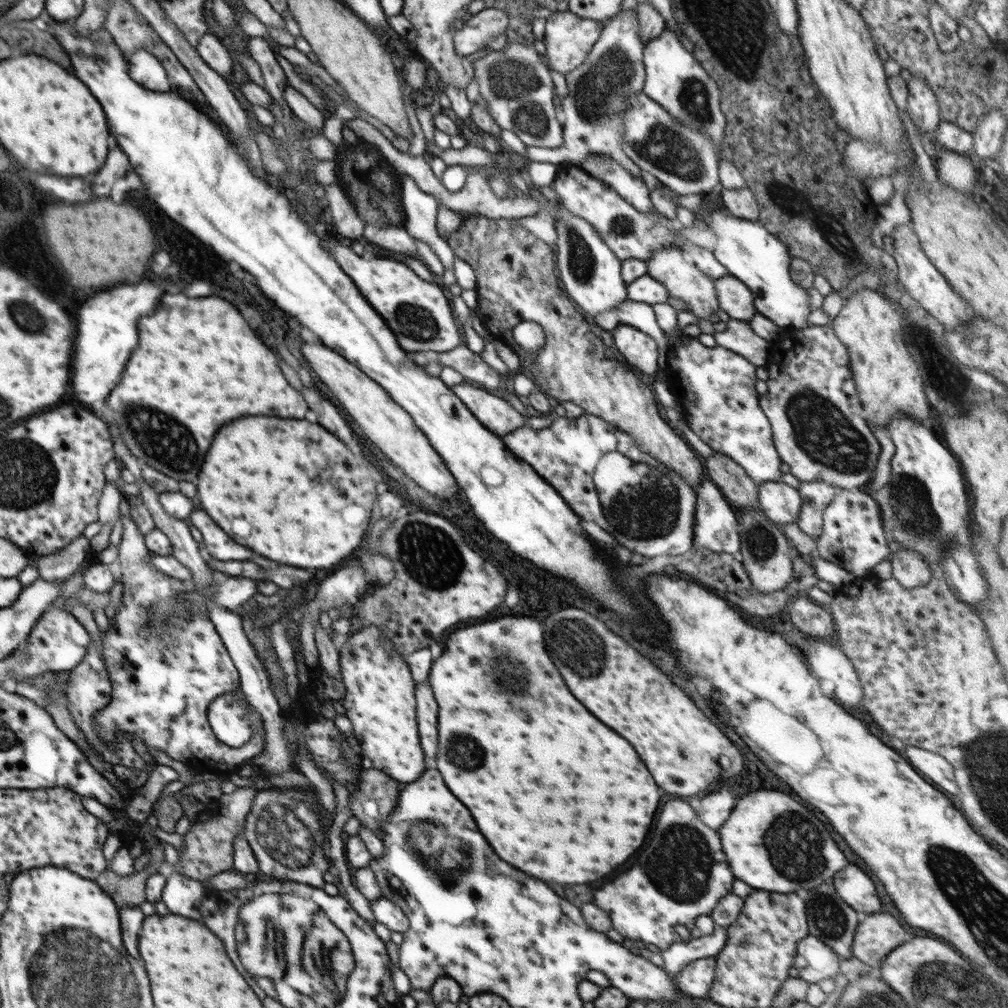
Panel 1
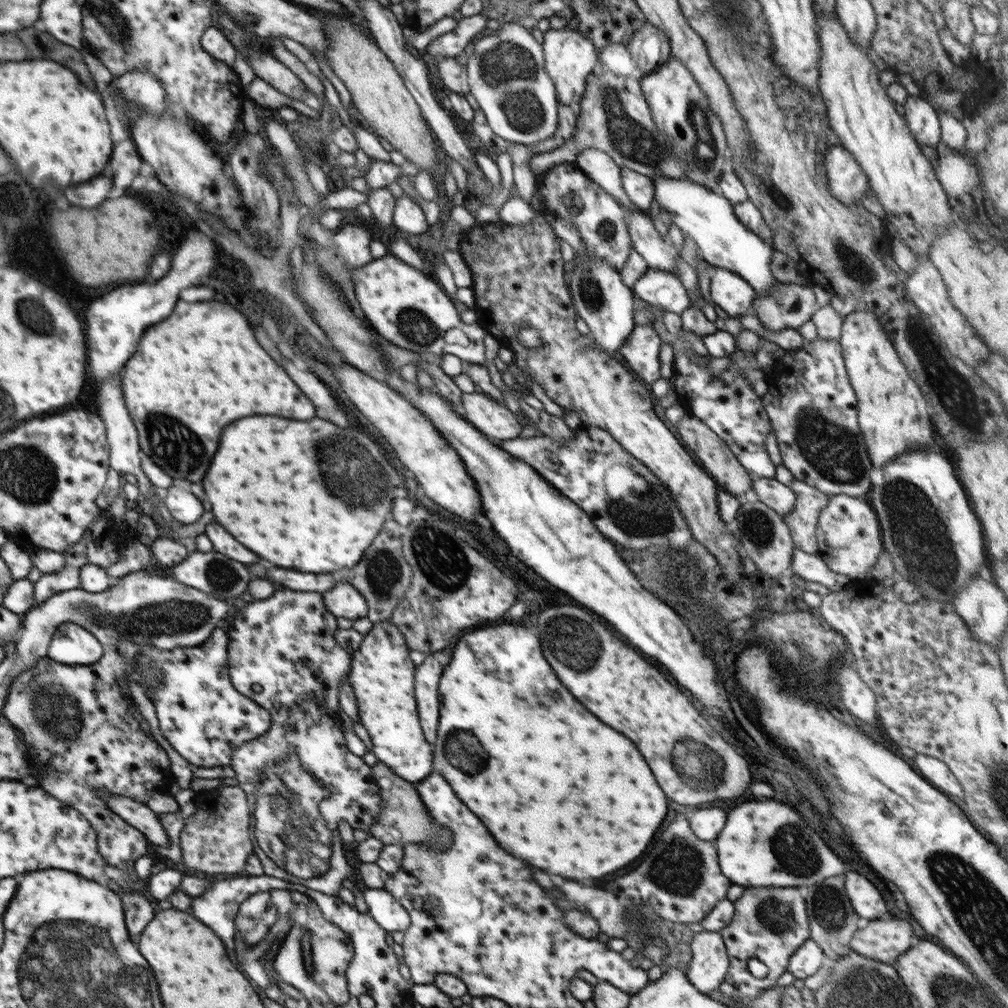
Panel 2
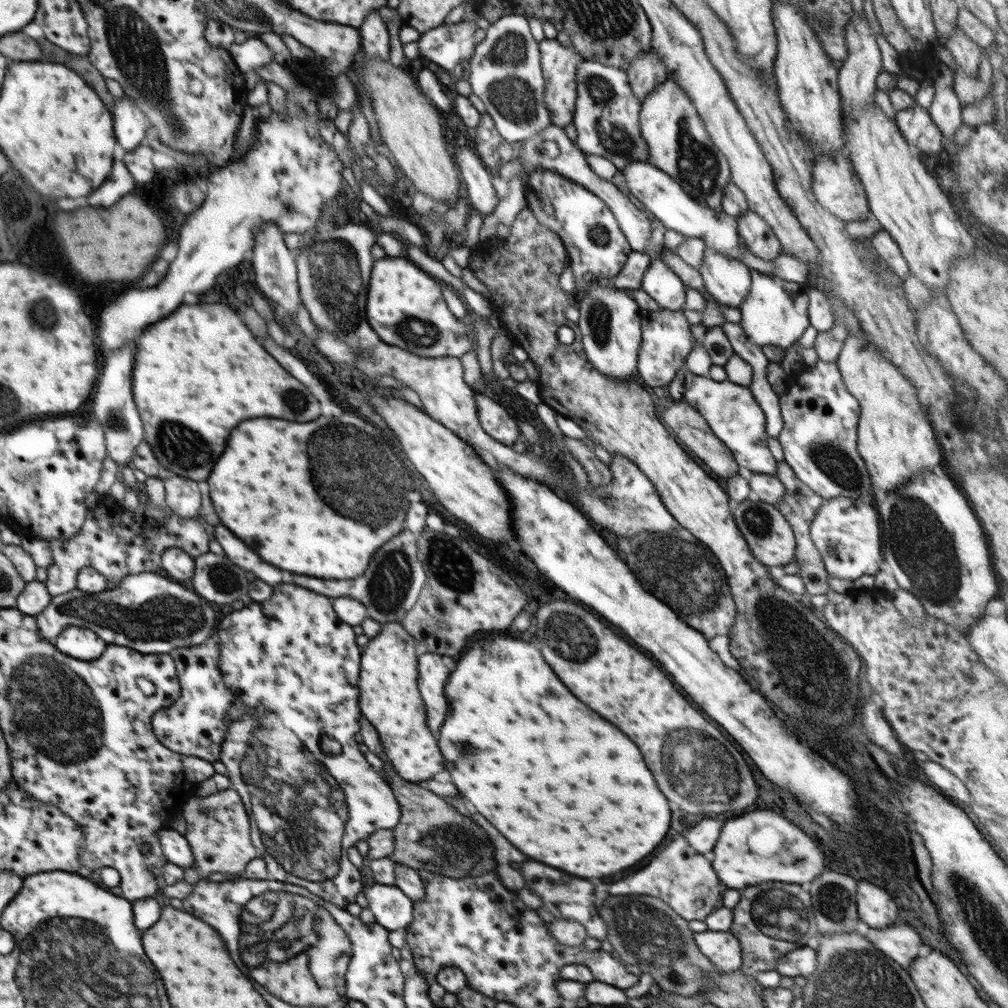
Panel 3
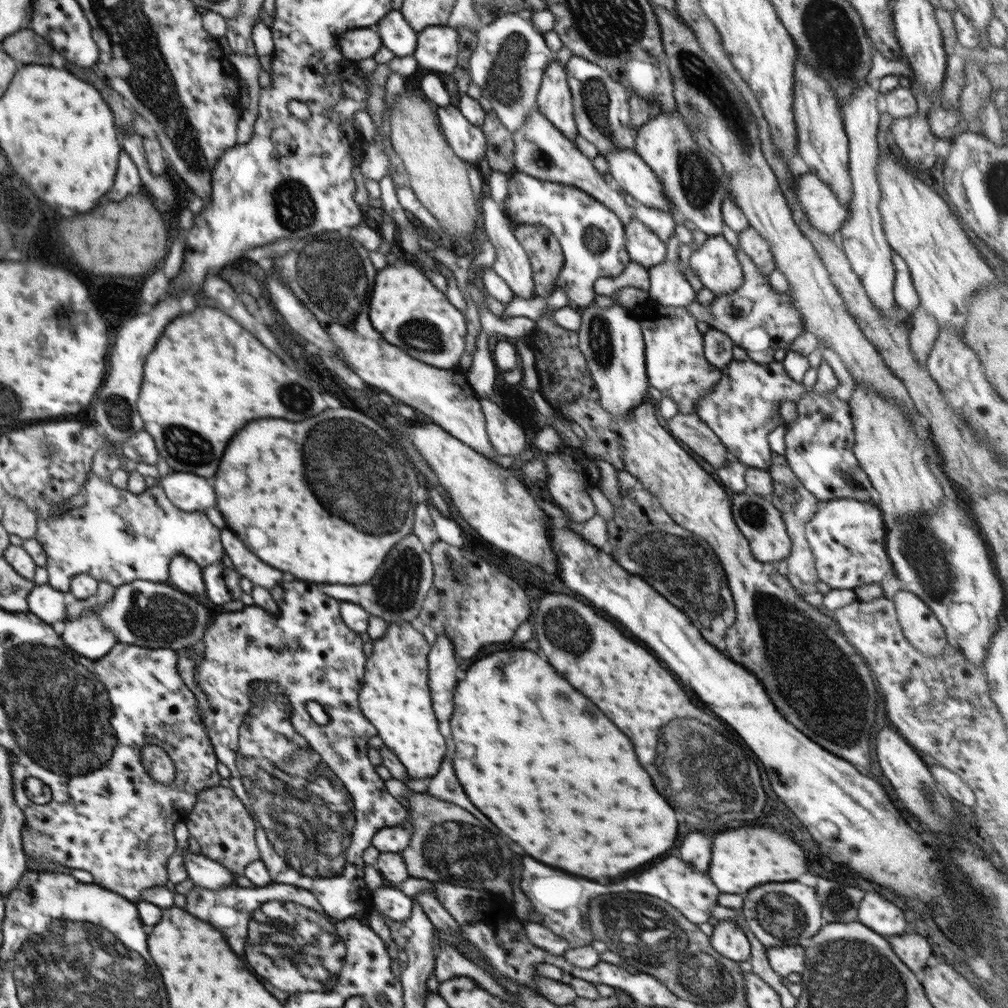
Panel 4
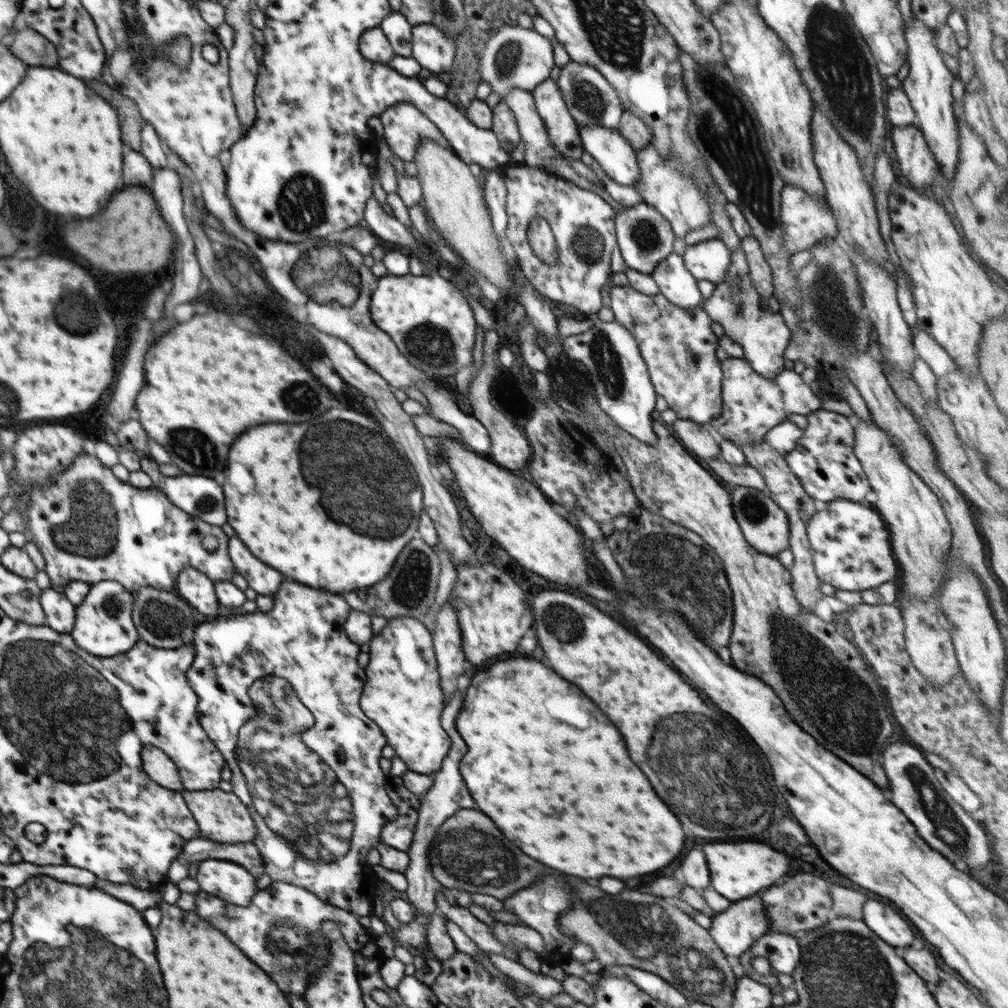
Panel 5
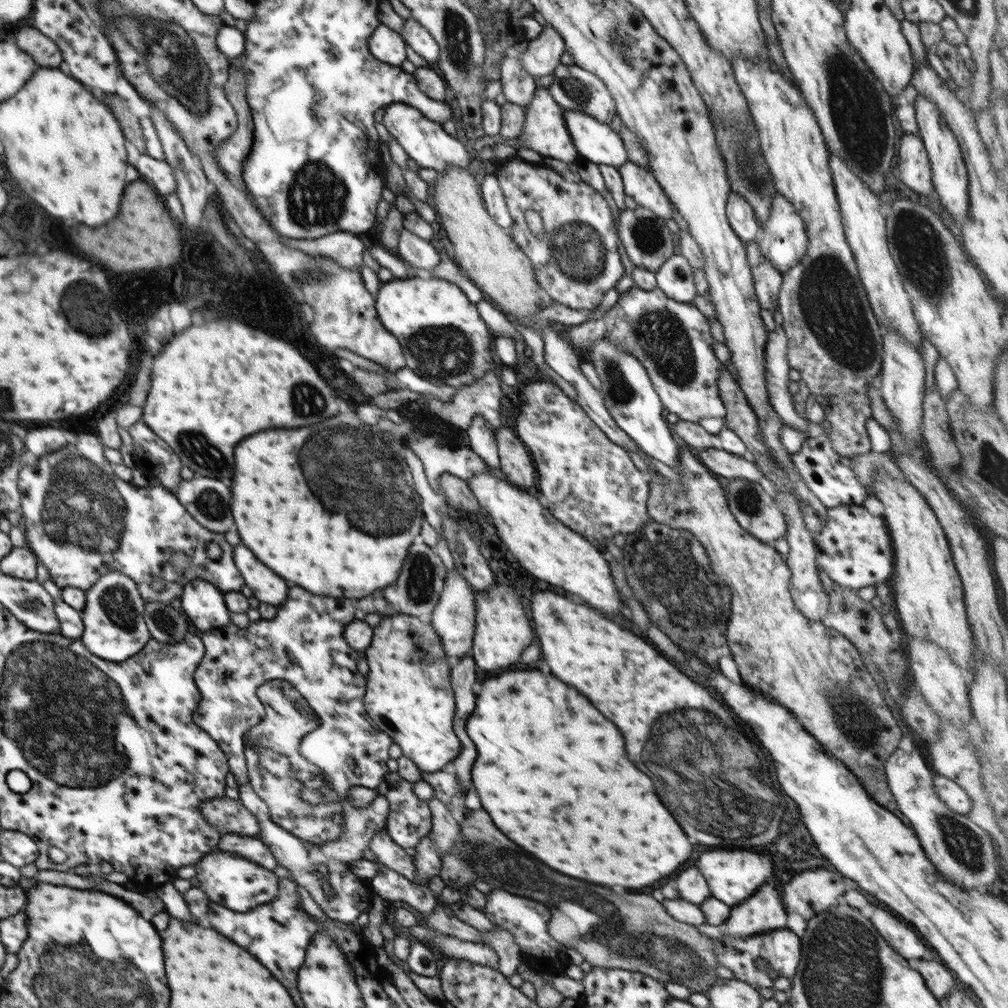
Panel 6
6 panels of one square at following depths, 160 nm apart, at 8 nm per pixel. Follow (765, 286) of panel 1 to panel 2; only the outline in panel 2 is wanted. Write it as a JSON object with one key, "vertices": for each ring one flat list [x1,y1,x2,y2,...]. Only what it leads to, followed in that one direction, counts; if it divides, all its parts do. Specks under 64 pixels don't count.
{"vertices":[[652,177,654,196,660,208,670,213,671,223,676,224,682,234,690,236,697,244,699,256,706,263,739,274,758,295,780,282,772,275,770,263,775,248,768,246,755,232,748,230,738,220,733,204,724,196,690,180,668,177]]}

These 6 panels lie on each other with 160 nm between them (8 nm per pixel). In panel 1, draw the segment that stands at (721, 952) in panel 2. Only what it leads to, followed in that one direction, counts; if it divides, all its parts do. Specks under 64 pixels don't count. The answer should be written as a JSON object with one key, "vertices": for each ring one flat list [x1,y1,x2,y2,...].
{"vertices":[[714,957,694,960,678,973,678,977,672,977,672,982,674,986,679,986,678,990,681,990,682,993,692,998,704,999,709,995,709,990,715,982,714,969,716,969]]}

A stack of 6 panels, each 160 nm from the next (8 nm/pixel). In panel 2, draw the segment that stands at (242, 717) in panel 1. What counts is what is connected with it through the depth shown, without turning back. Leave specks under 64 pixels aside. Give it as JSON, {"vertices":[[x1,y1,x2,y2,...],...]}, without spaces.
{"vertices":[[282,588,268,599,248,603,229,623,227,631,229,675,234,688,263,706,271,716,268,732,242,743,231,754,235,778,246,793,250,808,255,808,255,836,263,850,255,855,261,860,266,876,304,884,330,896,338,896,342,882,352,878,338,823,344,820,353,830,368,833,383,809,373,768,364,763,362,757,353,754,344,739,339,690,343,676,348,677,351,671,353,656,336,643,337,628,336,617,322,602,320,594]]}

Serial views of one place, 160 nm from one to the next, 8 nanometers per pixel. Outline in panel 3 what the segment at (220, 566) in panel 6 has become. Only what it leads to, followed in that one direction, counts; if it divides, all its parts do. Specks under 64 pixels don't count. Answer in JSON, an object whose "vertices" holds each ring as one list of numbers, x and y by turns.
{"vertices":[[109,495,100,496,96,511,88,512,80,531,67,539,51,540,53,563,47,568,48,576,44,582,48,594,56,597,77,589,77,574,86,567,97,570,107,579,120,582,129,574,161,573,162,553,167,548,180,547,193,558,209,551,208,544,215,540,215,525,207,523,200,515,180,518,167,506,164,510,156,510,149,502,151,500,142,495,142,500,134,508,128,508]]}

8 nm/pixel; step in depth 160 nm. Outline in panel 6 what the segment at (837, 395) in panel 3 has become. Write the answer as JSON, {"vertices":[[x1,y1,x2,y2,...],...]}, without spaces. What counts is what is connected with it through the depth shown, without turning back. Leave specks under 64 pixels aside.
{"vertices":[[827,419,821,424,824,433,818,437,806,437,799,452,791,454,792,464,802,476,804,484,827,506,834,508,842,504,862,505,868,494,866,487,860,483,856,472,852,471,851,458,844,457,832,449,831,424]]}

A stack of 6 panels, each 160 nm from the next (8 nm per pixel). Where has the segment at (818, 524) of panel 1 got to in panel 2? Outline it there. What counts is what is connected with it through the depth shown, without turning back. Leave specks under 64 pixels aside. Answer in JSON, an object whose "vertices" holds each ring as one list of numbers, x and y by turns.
{"vertices":[[795,479,789,488,794,491,796,502,792,512,782,518,790,529,796,548,816,555,818,549,816,525,820,512,824,510,830,496]]}

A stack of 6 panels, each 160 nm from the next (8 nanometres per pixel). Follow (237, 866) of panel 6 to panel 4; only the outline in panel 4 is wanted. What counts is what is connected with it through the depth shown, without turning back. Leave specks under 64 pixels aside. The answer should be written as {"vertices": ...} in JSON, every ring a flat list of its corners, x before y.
{"vertices":[[187,850,185,865,188,876,196,887,223,890,236,884,235,872,202,854,189,853]]}

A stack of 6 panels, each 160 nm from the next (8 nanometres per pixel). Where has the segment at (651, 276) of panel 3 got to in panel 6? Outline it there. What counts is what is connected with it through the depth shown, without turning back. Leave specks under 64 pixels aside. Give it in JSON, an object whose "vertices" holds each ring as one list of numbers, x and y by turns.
{"vertices":[[673,255,655,272,657,287,672,300,692,303,696,293,693,268,684,256]]}

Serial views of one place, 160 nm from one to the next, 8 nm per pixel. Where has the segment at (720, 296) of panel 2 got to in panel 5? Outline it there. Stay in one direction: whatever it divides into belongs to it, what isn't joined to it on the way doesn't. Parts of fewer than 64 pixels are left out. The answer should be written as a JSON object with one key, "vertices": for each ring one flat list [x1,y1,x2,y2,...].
{"vertices":[[719,238,688,245,685,250,683,262,694,278,709,280,714,285,725,282,730,250]]}

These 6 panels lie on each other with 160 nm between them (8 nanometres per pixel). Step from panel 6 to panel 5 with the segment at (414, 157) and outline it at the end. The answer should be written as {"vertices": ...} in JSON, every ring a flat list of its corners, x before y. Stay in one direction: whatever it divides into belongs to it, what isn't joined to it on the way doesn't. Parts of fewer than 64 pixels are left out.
{"vertices":[[410,102,389,107,379,118,384,128,382,140,403,161,413,160,421,138,429,138,440,146,451,146,440,129]]}

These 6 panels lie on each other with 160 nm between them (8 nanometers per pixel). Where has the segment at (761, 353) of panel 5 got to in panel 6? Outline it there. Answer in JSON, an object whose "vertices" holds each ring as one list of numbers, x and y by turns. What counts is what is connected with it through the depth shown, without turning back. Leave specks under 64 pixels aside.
{"vertices":[[782,325,776,331,768,331,765,346,766,384,769,401,785,424,807,434,808,419,801,415,789,391,788,371,791,366,787,357,787,338]]}

